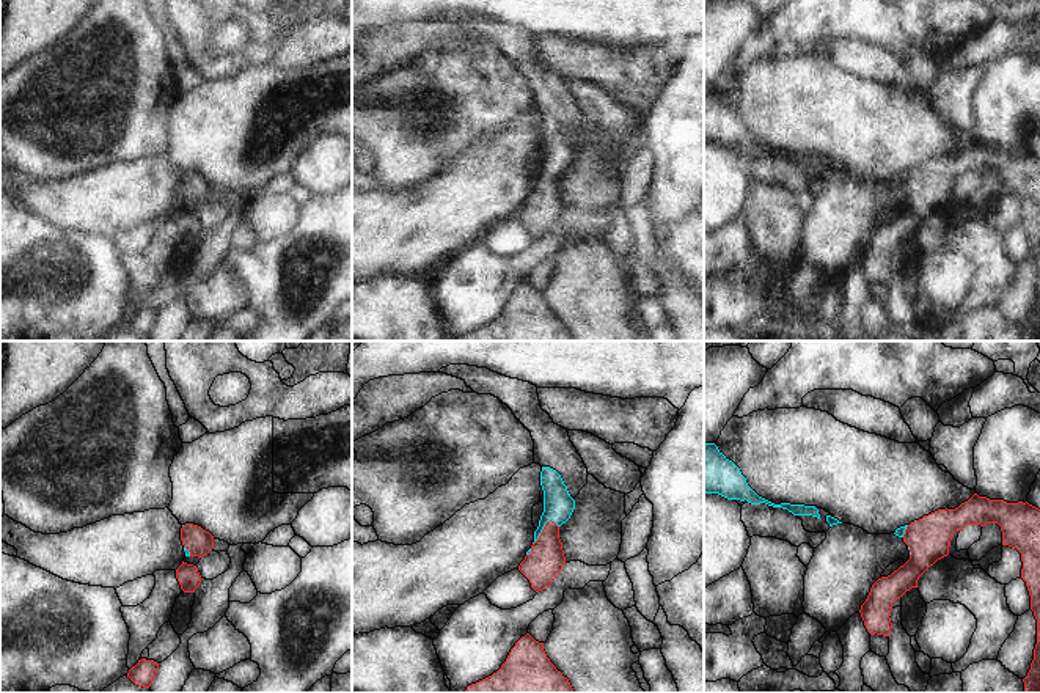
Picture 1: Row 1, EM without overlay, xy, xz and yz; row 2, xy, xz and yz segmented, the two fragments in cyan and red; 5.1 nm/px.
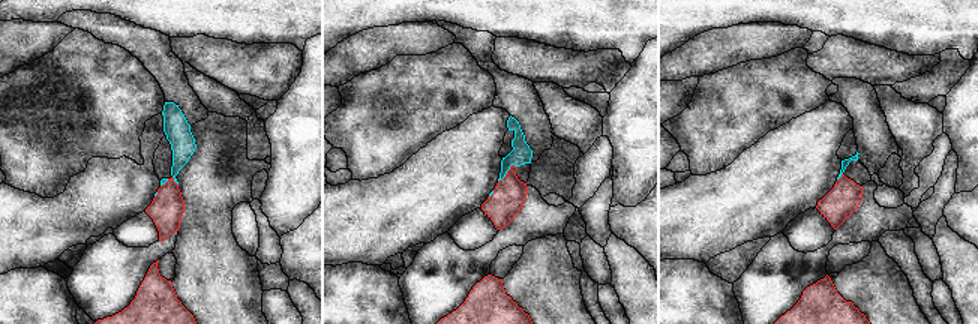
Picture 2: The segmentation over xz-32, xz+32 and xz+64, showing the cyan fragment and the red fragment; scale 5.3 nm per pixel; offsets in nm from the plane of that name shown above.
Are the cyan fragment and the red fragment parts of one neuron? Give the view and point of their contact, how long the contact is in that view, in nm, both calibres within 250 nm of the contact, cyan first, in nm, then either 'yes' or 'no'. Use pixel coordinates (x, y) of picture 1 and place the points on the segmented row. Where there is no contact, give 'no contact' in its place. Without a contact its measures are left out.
meets cyan in xz at (542, 528); contact 170 nm long; 160 nm thick on the cyan side, 180 nm on the other; yes

